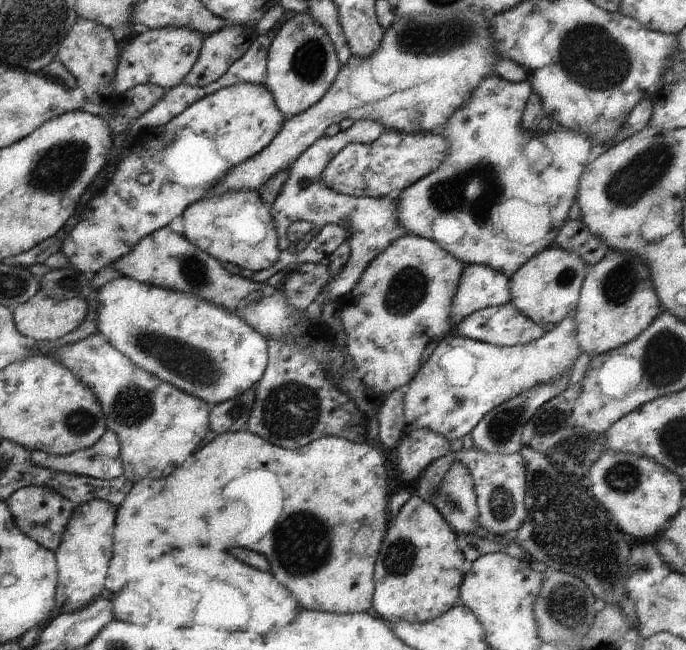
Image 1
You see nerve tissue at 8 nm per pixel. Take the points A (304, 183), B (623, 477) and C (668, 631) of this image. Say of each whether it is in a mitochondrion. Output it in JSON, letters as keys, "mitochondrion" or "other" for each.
{"A":"other","B":"mitochondrion","C":"other"}

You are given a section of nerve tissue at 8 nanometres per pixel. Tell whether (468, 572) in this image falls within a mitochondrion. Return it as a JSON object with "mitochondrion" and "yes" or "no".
{"mitochondrion":"no"}

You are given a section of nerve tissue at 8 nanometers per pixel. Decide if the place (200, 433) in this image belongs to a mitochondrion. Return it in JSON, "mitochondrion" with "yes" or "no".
{"mitochondrion":"no"}

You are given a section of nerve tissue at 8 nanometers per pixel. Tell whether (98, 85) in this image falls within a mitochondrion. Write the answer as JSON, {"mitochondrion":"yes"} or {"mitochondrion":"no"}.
{"mitochondrion":"no"}

